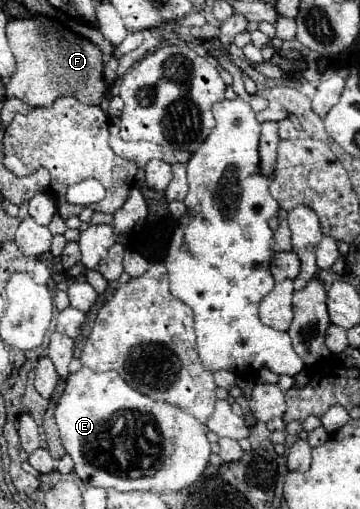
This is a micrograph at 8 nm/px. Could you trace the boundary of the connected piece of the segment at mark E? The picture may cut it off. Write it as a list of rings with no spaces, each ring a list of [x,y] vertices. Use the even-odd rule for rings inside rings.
[[[81,367],[77,373],[71,373],[67,377],[65,391],[57,401],[55,421],[59,427],[61,443],[75,461],[75,473],[89,487],[169,493],[195,483],[209,465],[211,445],[205,435],[207,427],[197,423],[197,419],[193,419],[193,415],[189,415],[187,411],[135,391],[123,381],[121,375],[117,375],[117,371],[97,373],[89,371],[89,367]]]

